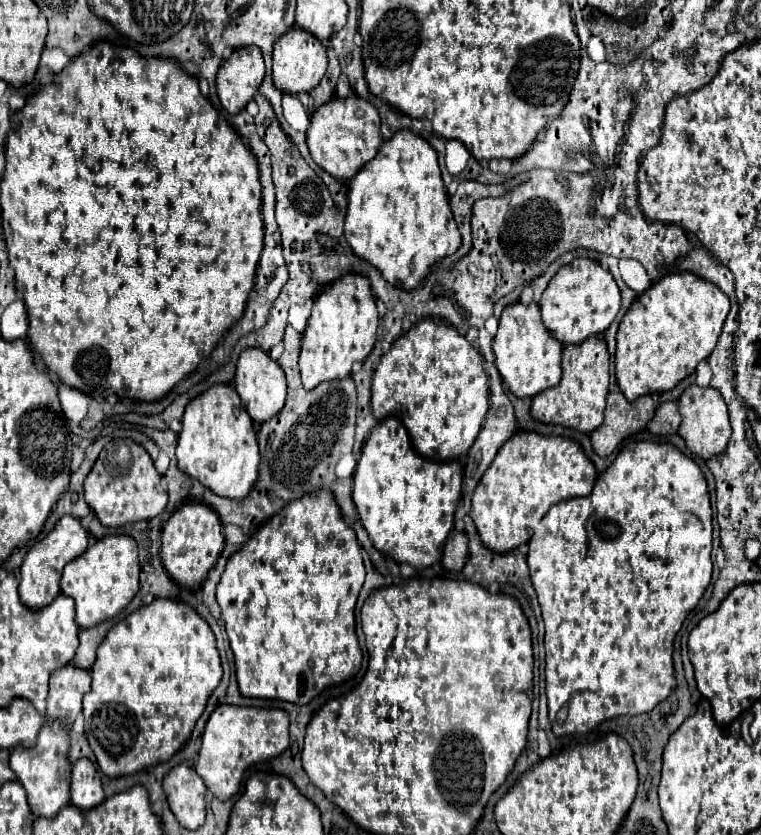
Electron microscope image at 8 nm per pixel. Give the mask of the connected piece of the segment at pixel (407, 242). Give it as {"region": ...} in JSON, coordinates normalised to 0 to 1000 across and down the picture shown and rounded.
{"region":[[[537,154],[503,169],[498,186],[459,217],[453,286],[466,305],[482,310],[522,344],[548,346],[566,317],[606,293],[587,226],[574,198],[574,181]]]}

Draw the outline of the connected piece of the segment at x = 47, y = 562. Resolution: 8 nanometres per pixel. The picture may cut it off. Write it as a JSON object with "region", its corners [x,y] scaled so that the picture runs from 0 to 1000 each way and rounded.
{"region":[[[83,617],[83,622],[78,622],[72,634],[67,638],[62,638],[62,643],[57,648],[51,648],[33,665],[30,677],[25,681],[25,689],[28,689],[25,715],[38,729],[54,729],[54,727],[64,725],[78,713],[78,693],[80,693],[83,679],[114,657],[114,648],[117,648],[117,641],[106,631],[106,624],[93,617]]]}

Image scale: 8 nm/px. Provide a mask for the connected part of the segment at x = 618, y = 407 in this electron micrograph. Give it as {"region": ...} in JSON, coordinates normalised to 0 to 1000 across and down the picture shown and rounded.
{"region":[[[816,468],[798,473],[795,504],[777,519],[779,538],[787,547],[800,547],[819,526],[840,519],[861,497],[861,480],[855,473],[824,480]]]}

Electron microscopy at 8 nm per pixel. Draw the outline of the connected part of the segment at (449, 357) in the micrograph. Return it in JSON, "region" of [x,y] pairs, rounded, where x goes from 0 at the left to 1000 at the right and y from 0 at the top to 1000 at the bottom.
{"region":[[[551,384],[522,404],[501,428],[490,459],[488,487],[493,502],[522,499],[535,511],[543,535],[561,550],[593,552],[624,531],[643,492],[640,447],[629,418],[580,384]]]}

